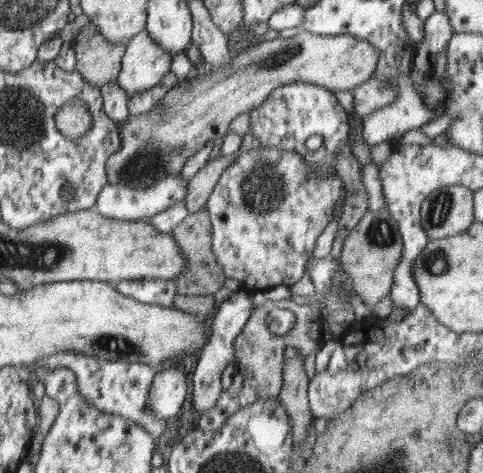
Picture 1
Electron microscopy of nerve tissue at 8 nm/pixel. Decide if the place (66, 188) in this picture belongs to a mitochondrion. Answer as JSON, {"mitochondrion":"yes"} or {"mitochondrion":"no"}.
{"mitochondrion":"no"}

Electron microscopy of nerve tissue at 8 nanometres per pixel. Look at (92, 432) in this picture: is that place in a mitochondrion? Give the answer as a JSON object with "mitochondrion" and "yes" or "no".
{"mitochondrion":"no"}

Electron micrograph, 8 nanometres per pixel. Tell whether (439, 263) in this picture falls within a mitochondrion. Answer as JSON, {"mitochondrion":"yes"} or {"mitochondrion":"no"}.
{"mitochondrion":"yes"}

